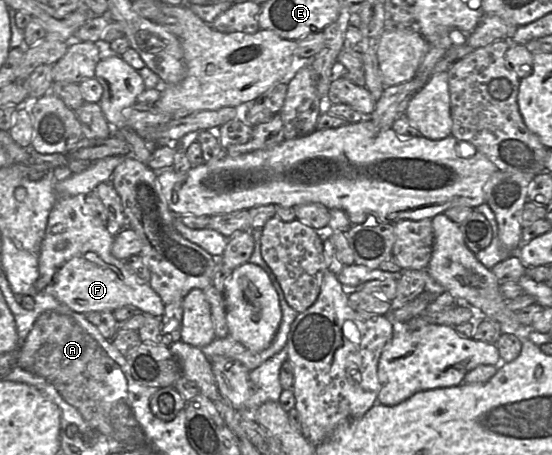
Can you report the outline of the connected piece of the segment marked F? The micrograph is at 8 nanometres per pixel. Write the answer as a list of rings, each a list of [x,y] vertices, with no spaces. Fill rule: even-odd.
[[[84,195],[61,197],[53,206],[39,254],[39,272],[48,282],[44,291],[75,312],[113,312],[132,305],[161,318],[165,304],[156,291],[112,253],[115,232],[95,221],[83,204]]]

